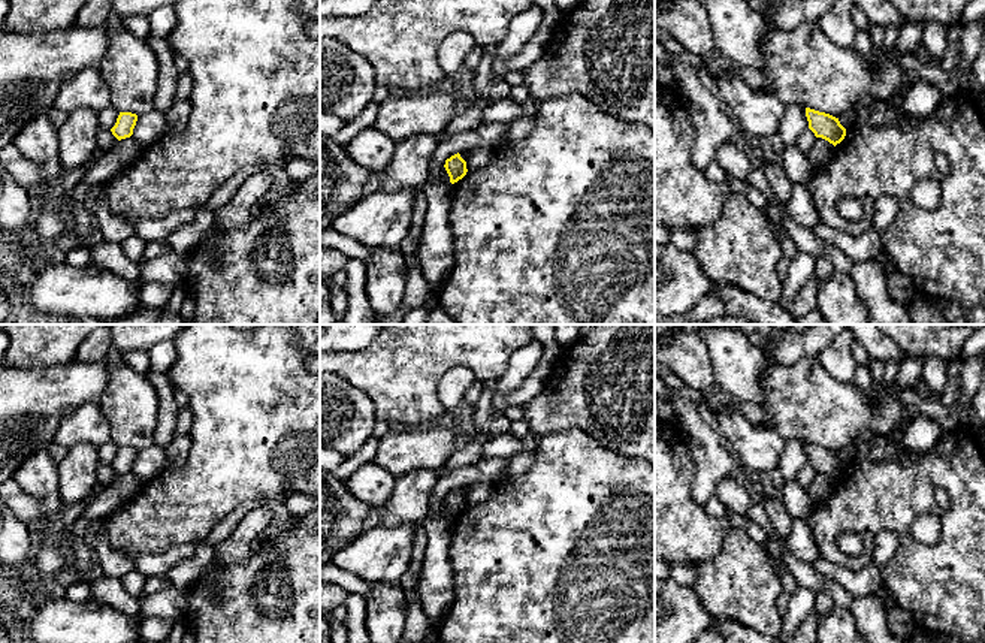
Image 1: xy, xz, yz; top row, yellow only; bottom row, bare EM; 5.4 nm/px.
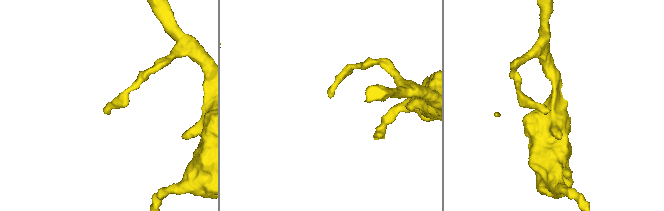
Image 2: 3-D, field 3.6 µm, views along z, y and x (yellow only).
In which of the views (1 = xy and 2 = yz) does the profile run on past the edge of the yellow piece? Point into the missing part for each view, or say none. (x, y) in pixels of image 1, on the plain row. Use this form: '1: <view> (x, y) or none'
1: none
2: none

